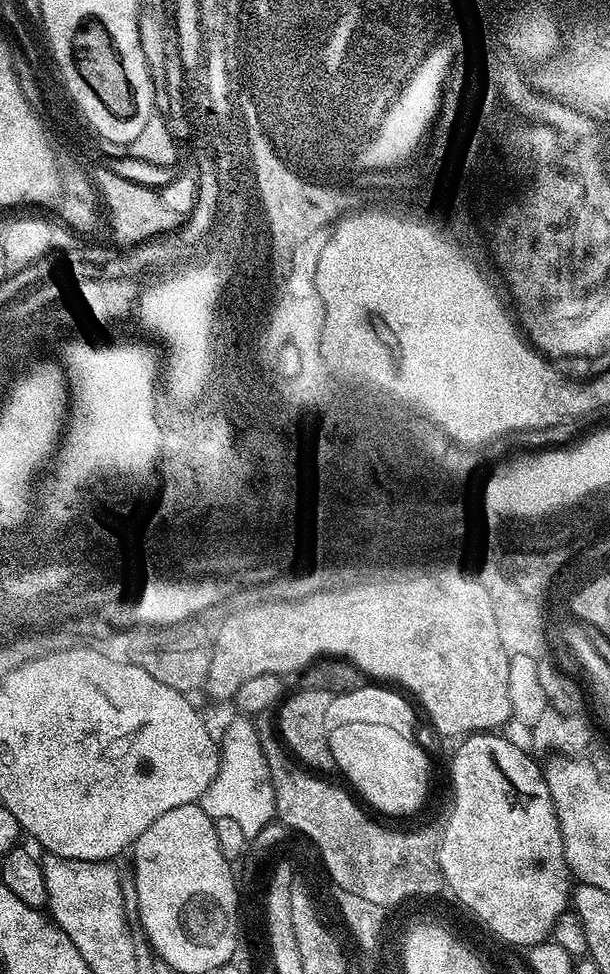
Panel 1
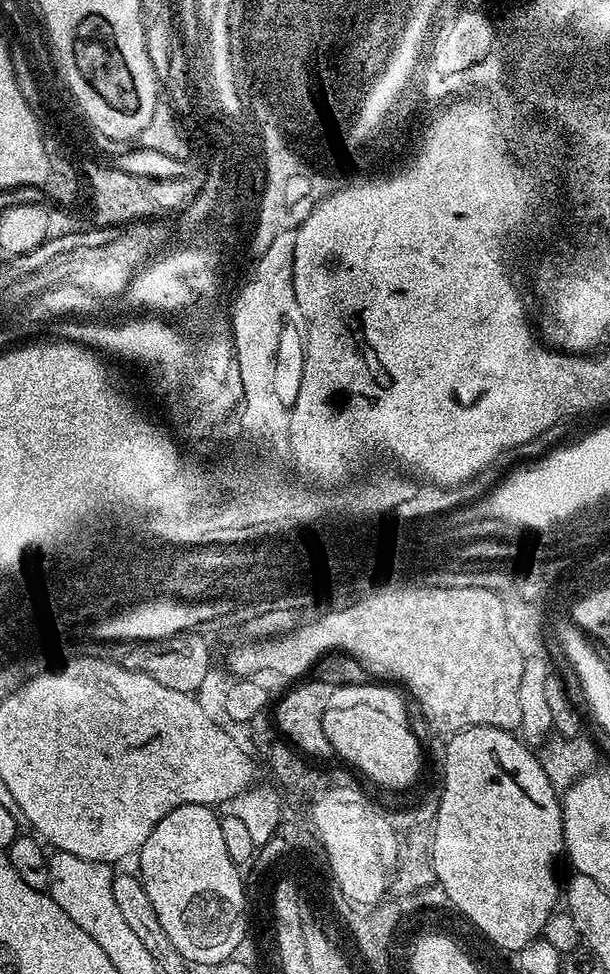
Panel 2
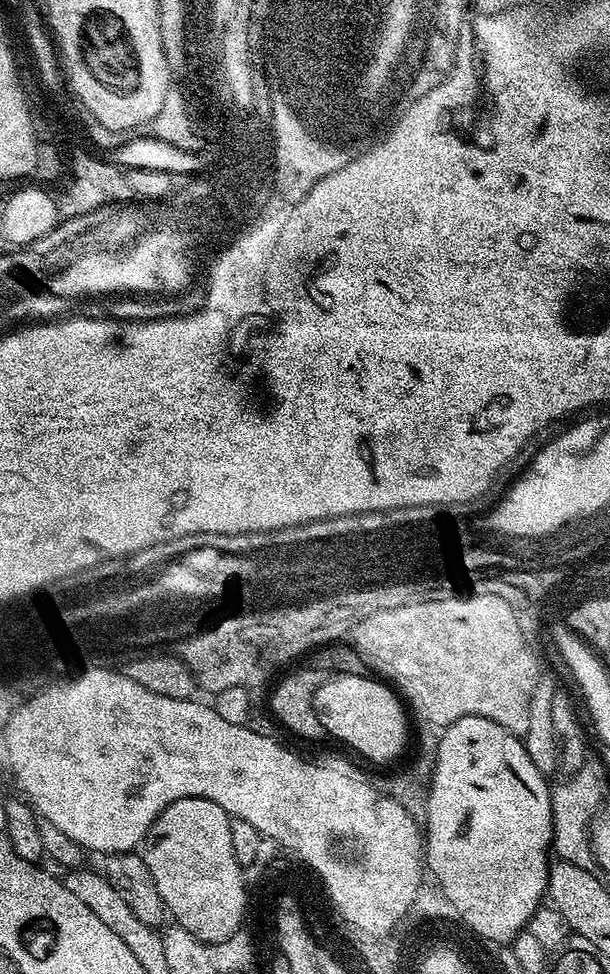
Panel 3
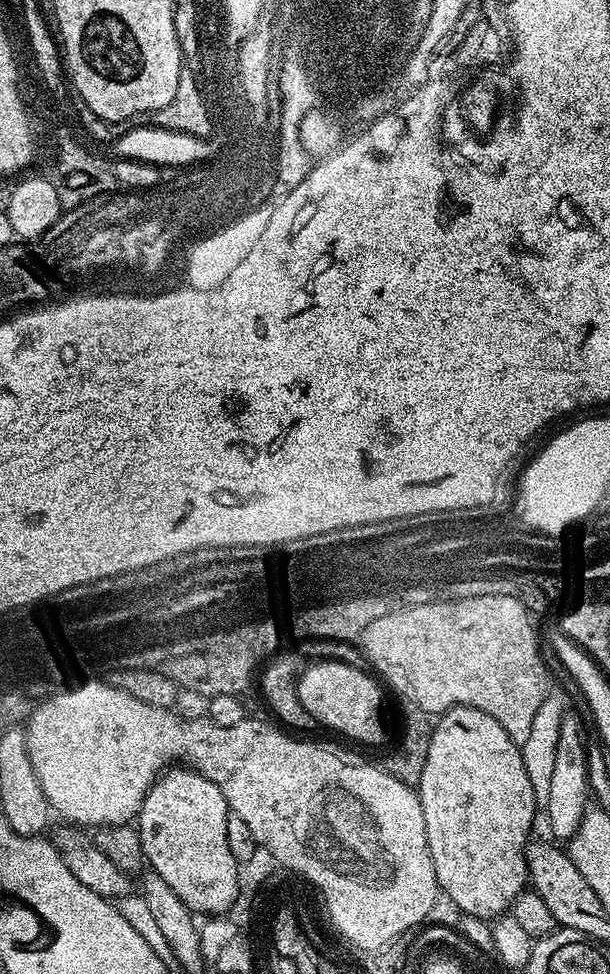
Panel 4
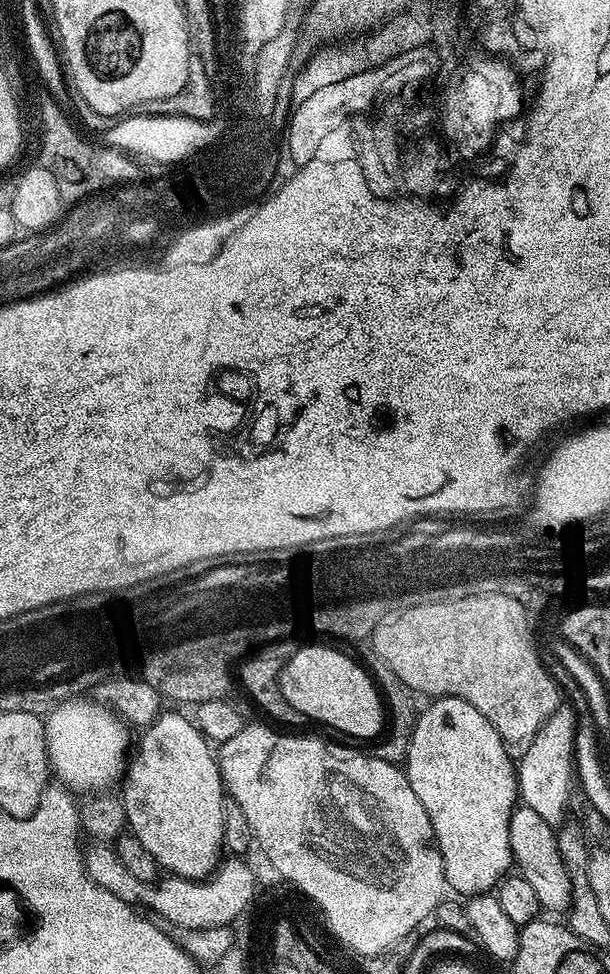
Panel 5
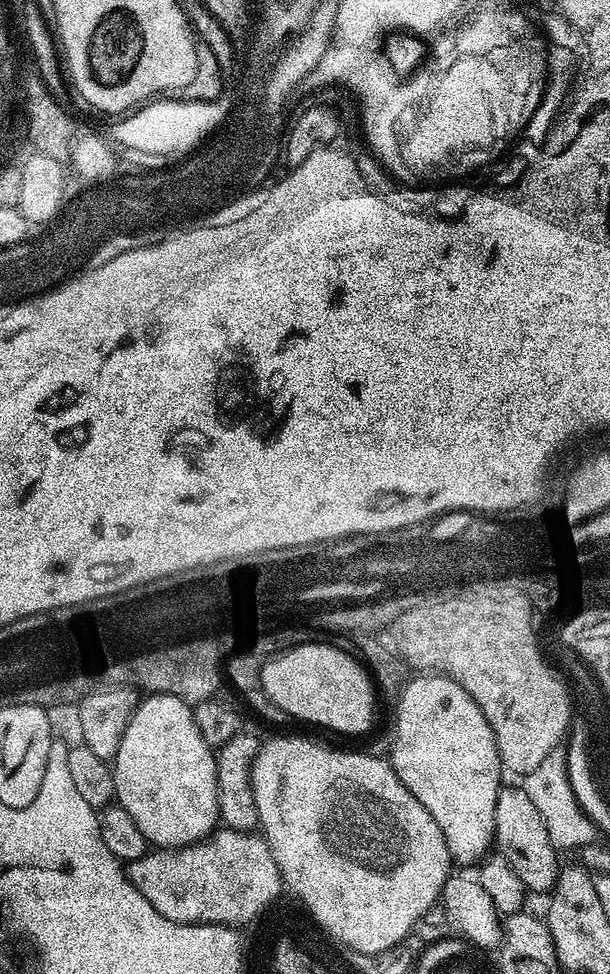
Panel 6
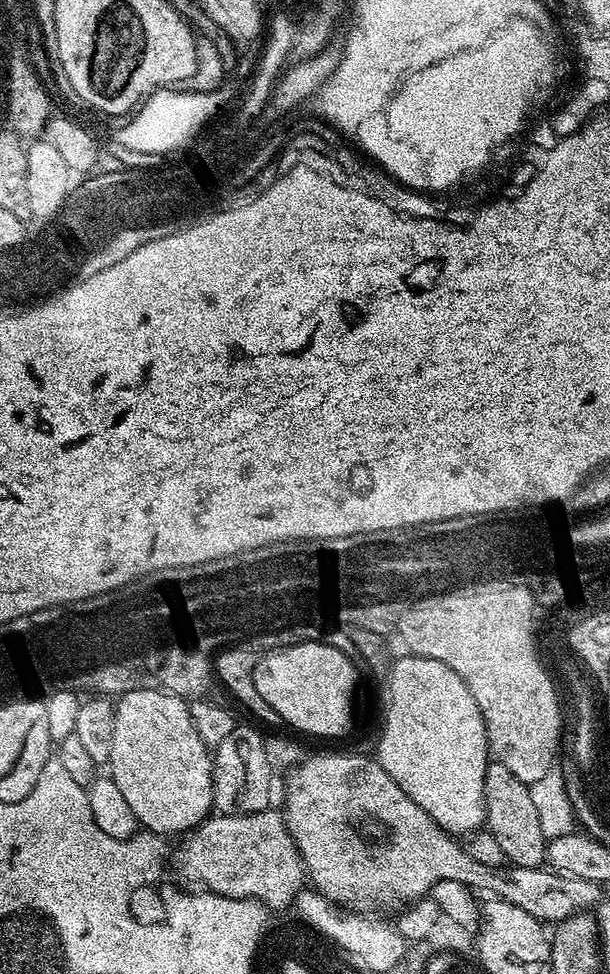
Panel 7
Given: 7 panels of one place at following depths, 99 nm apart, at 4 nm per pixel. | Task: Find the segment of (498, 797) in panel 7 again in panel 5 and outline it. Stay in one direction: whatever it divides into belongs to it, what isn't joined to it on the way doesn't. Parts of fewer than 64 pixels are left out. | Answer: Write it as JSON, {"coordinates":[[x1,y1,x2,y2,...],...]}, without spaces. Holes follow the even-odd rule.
{"coordinates":[[517,806,510,818,510,846,518,874,530,882,534,895,538,897,541,909,567,913,572,907,572,879,566,874,566,862,558,850,557,829,547,824,537,811]]}

